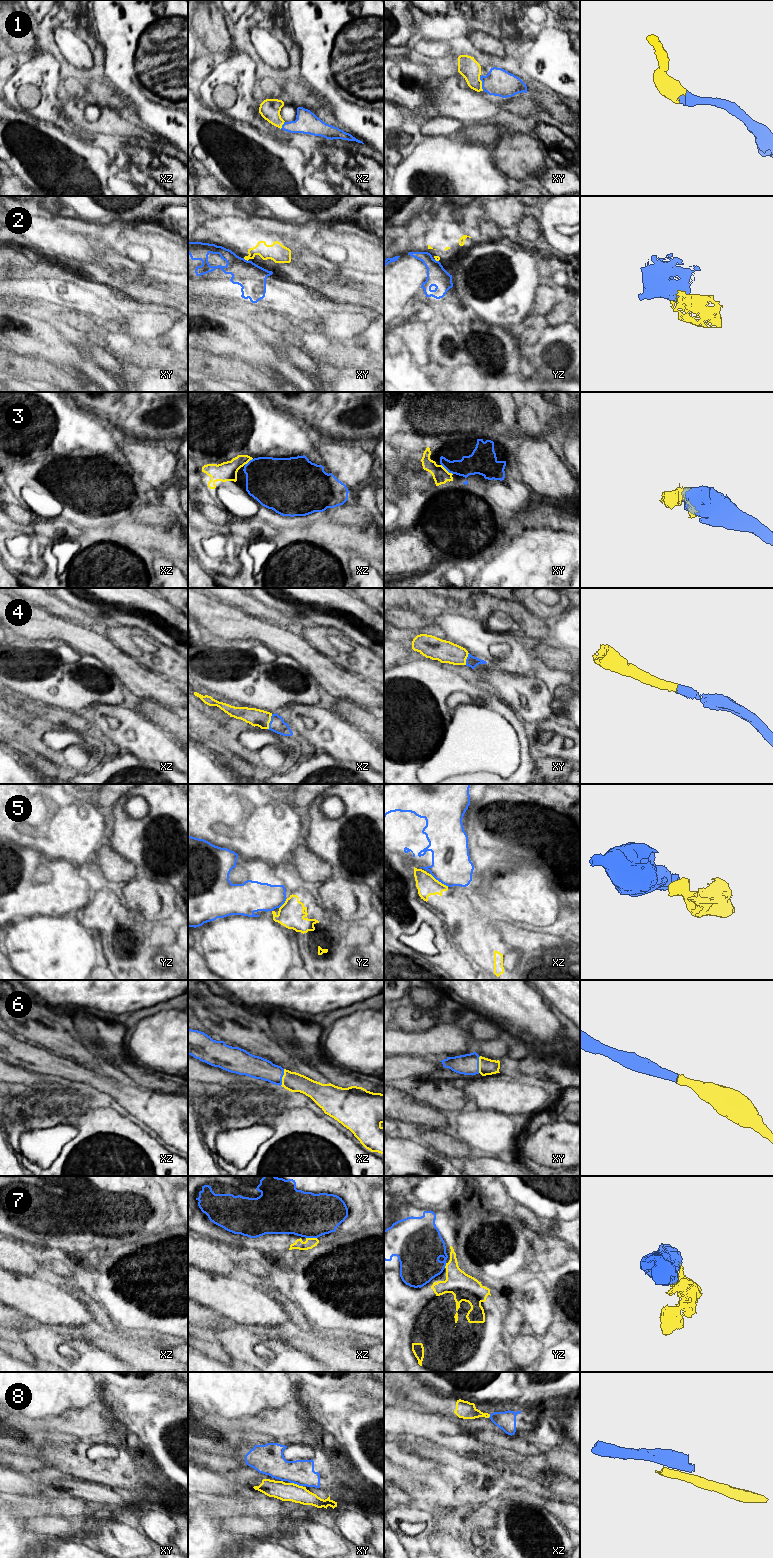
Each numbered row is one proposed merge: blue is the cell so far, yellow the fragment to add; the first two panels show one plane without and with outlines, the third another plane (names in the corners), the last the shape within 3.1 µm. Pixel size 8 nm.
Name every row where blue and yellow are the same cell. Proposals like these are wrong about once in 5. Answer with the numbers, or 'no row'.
1, 3, 4, 6, 7

